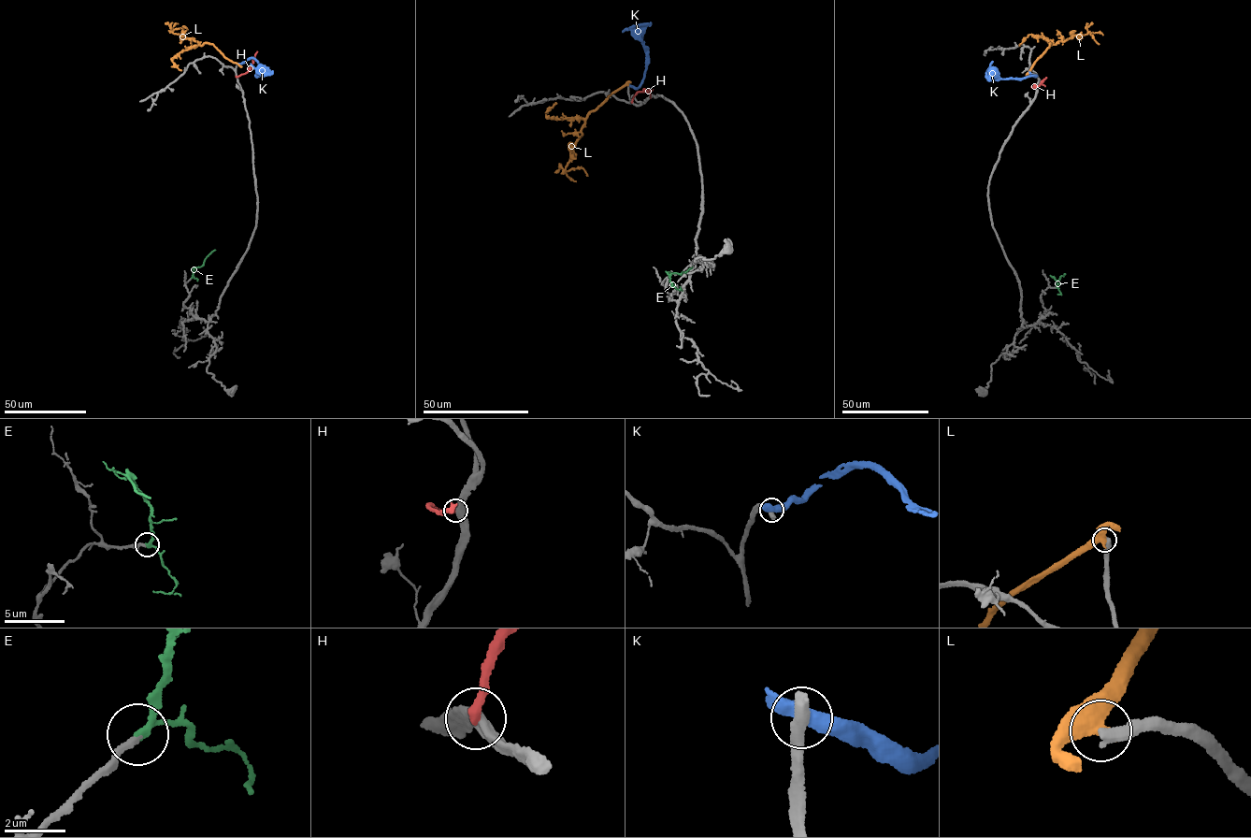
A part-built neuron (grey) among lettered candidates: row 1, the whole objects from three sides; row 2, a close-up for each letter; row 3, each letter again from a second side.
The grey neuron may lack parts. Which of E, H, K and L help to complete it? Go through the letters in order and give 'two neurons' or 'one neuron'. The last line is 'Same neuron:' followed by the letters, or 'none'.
E: one neuron
H: two neurons
K: two neurons
L: two neurons
Same neuron: E

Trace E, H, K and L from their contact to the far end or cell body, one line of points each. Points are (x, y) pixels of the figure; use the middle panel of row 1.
E: (670, 286), (670, 274), (681, 274), (692, 267)
H: (632, 102), (637, 93), (653, 89)
K: (628, 85), (639, 88), (641, 82), (646, 53), (643, 42), (630, 29), (622, 32)
L: (627, 84), (590, 111), (581, 131), (582, 135), (571, 150), (565, 170), (581, 167), (586, 176)

